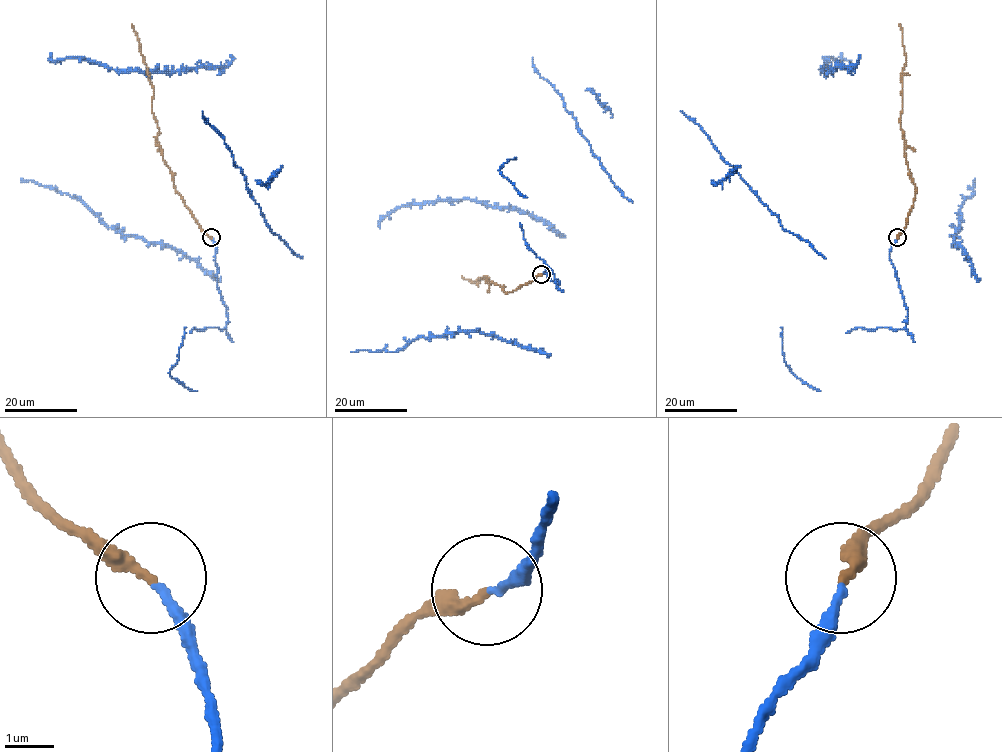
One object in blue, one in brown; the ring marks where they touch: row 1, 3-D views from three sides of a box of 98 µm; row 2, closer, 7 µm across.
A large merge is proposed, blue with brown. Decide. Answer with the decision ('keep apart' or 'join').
join

